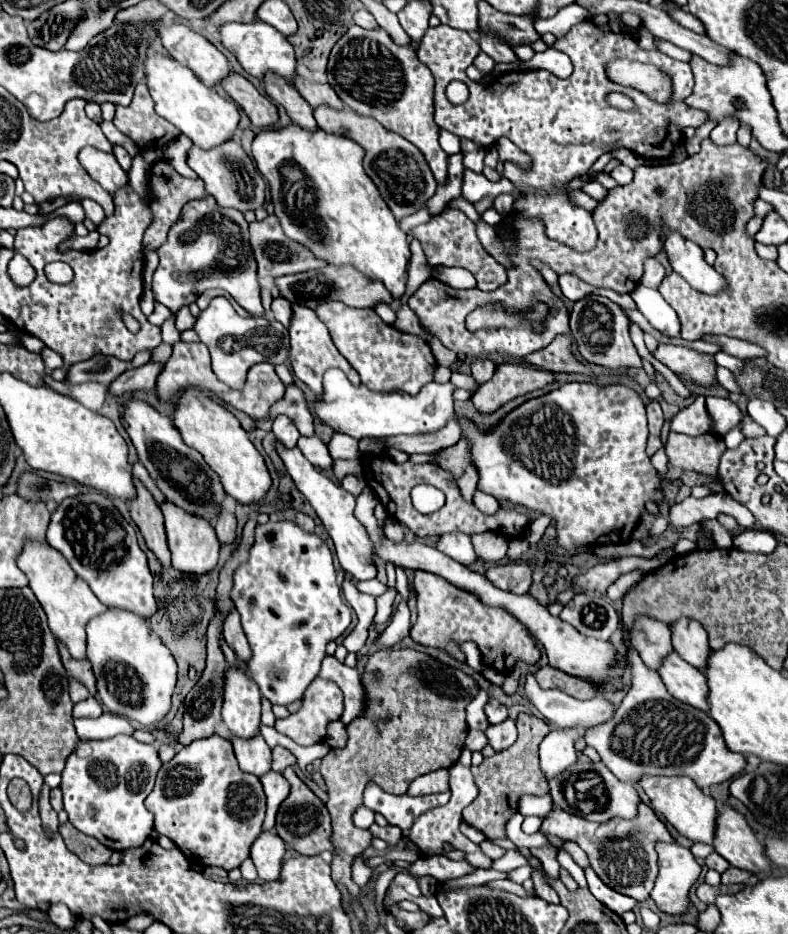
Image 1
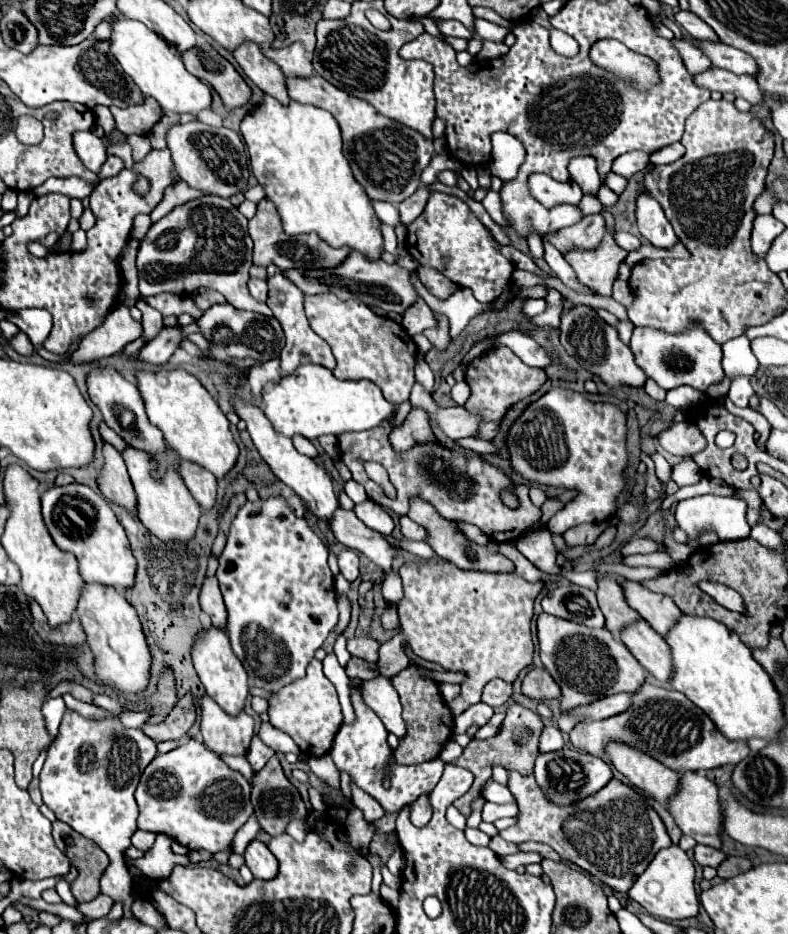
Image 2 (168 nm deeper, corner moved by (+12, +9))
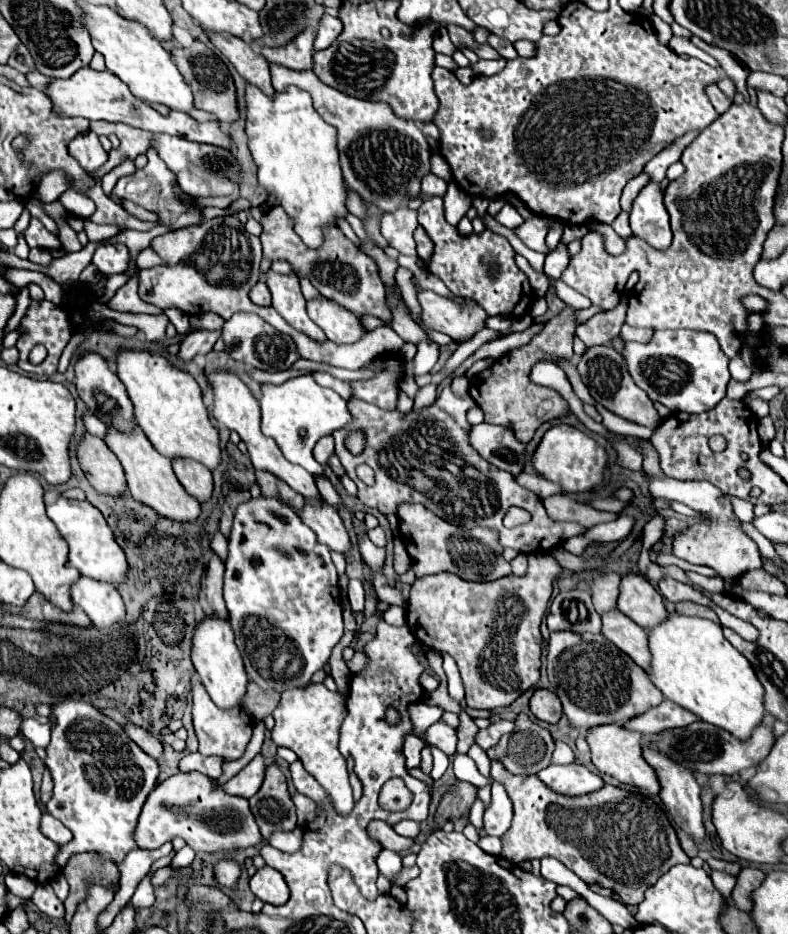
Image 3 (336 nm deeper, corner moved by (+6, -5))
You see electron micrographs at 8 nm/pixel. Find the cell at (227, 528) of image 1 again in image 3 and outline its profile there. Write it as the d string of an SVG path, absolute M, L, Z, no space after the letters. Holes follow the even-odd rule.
M173 460L173 470L175 470L175 476L179 478L181 486L193 496L199 500L199 504L205 504L211 494L213 494L213 476L211 472L201 466L199 462L193 462L193 460Z

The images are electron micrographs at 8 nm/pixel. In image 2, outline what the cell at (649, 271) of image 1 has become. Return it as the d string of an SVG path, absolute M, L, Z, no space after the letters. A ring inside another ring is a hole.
M623 230L615 232L615 242L617 242L621 248L629 250L629 252L633 252L633 250L637 250L637 248L641 246L641 242L639 242L637 236L633 236L633 234L629 234L629 232L623 232Z

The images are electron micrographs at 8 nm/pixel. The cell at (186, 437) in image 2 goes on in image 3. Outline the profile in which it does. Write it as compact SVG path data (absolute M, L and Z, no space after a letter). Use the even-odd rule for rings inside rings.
M123 350L117 358L117 376L125 384L131 402L135 404L135 418L149 442L167 458L191 458L209 466L213 472L221 466L219 430L211 424L203 394L195 378L157 354Z

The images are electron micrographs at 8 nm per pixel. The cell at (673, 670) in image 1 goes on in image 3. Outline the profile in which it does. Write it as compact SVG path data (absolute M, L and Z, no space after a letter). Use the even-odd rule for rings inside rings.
M619 610L603 614L601 620L603 620L603 636L649 674L651 654L647 632Z

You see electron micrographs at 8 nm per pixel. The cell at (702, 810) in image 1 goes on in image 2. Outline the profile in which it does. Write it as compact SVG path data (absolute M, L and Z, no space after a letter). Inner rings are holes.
M611 740L611 744L607 744L607 756L615 770L619 770L623 776L629 778L633 786L645 790L661 804L667 804L667 798L671 798L677 792L679 774L659 764L645 752Z

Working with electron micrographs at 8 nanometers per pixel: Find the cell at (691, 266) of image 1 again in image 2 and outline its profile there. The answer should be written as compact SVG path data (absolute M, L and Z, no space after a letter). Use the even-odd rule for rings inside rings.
M639 194L637 198L637 208L635 208L635 216L637 216L637 228L639 232L653 244L659 248L671 248L677 240L669 220L665 218L663 208L659 206L659 202L649 196L649 194Z

